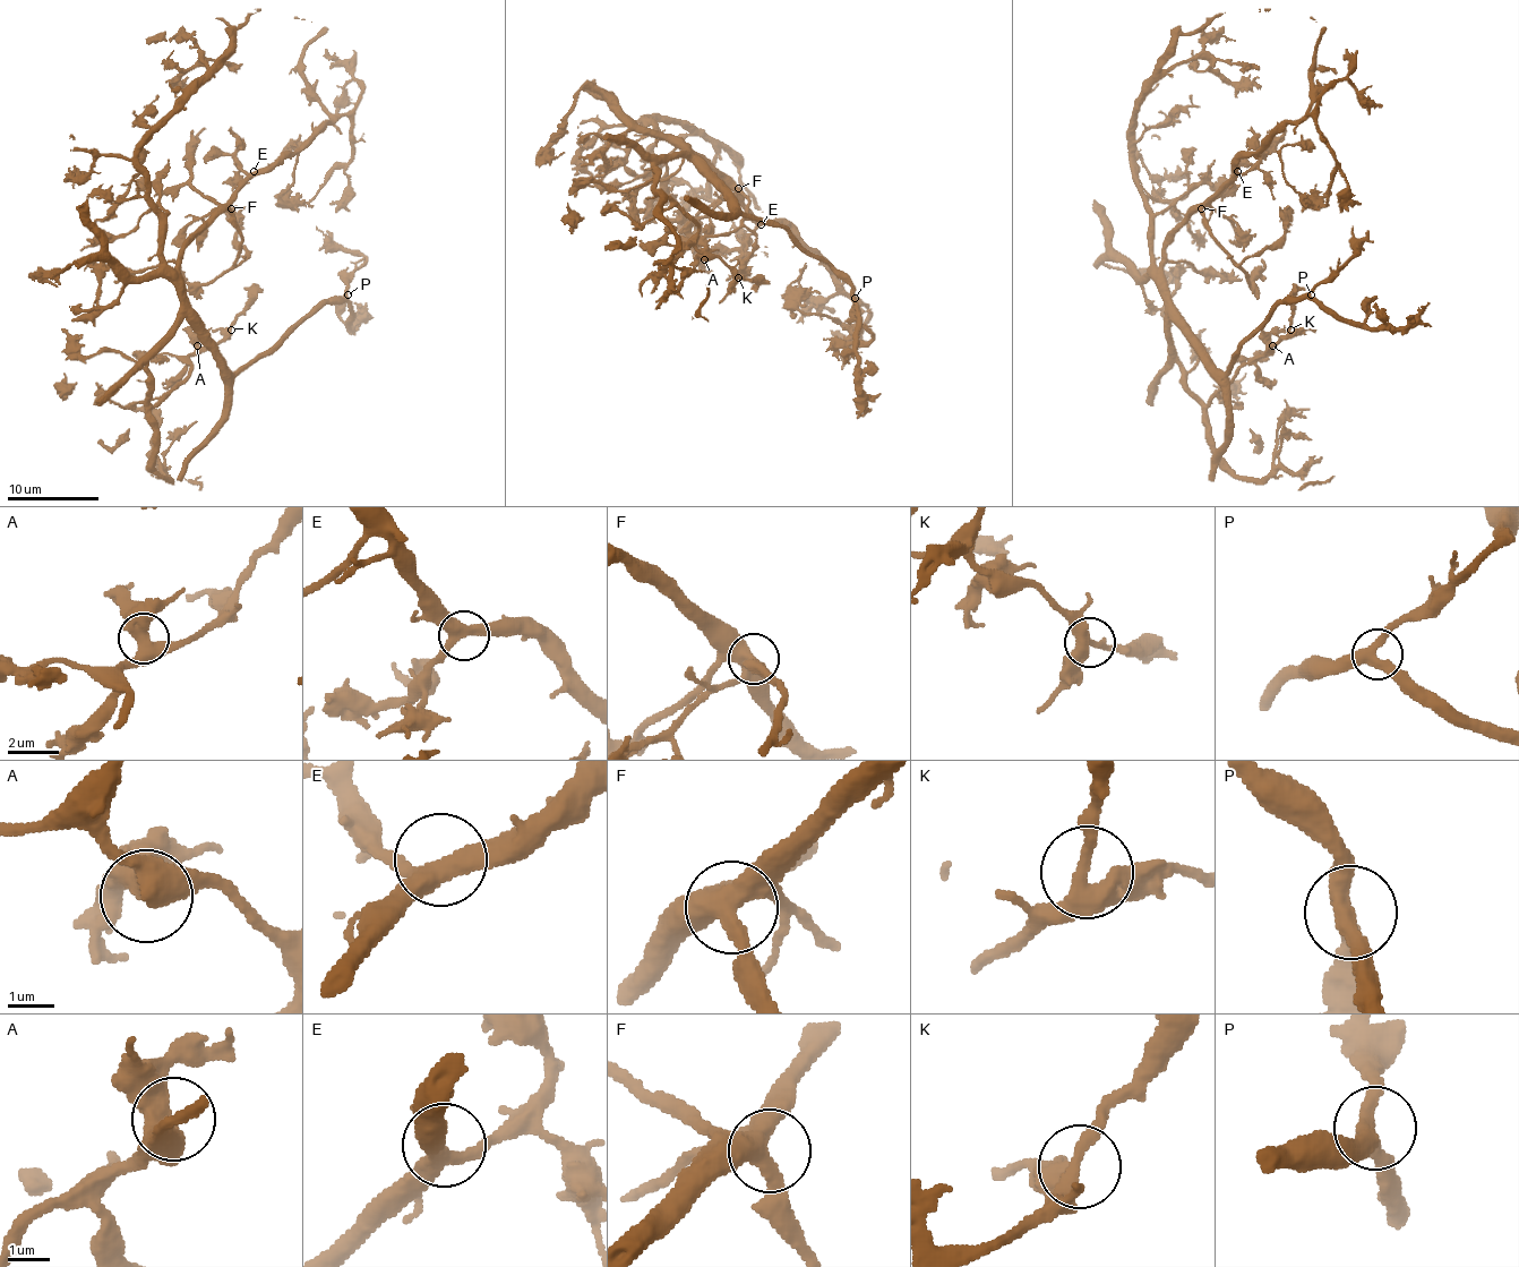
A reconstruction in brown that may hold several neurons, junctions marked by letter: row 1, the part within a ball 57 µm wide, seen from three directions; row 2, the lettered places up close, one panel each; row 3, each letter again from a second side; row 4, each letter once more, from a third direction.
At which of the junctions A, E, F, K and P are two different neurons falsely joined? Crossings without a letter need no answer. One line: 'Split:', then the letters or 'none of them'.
Split: none of them

